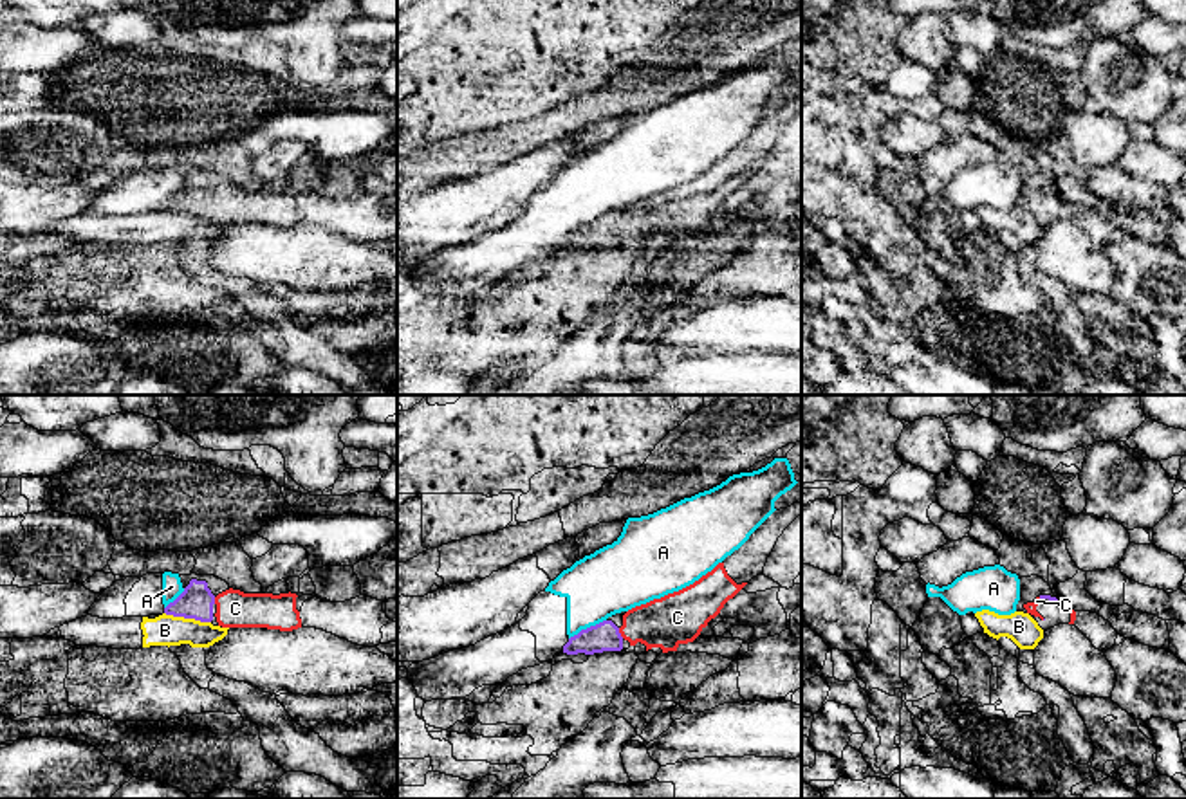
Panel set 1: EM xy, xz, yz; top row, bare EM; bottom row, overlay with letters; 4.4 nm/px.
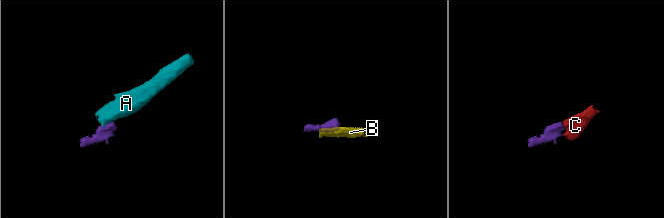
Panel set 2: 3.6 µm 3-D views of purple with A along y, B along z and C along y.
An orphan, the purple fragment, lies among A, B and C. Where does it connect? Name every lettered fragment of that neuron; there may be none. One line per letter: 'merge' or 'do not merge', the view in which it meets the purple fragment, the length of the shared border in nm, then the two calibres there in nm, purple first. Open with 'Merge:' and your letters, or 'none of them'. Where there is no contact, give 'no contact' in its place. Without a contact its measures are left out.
Merge: C
A: do not merge | xz | 190 nm | 130/300 nm
B: do not merge | xy | 220 nm | 150/140 nm
C: merge | xz | 50 nm | 130/220 nm

